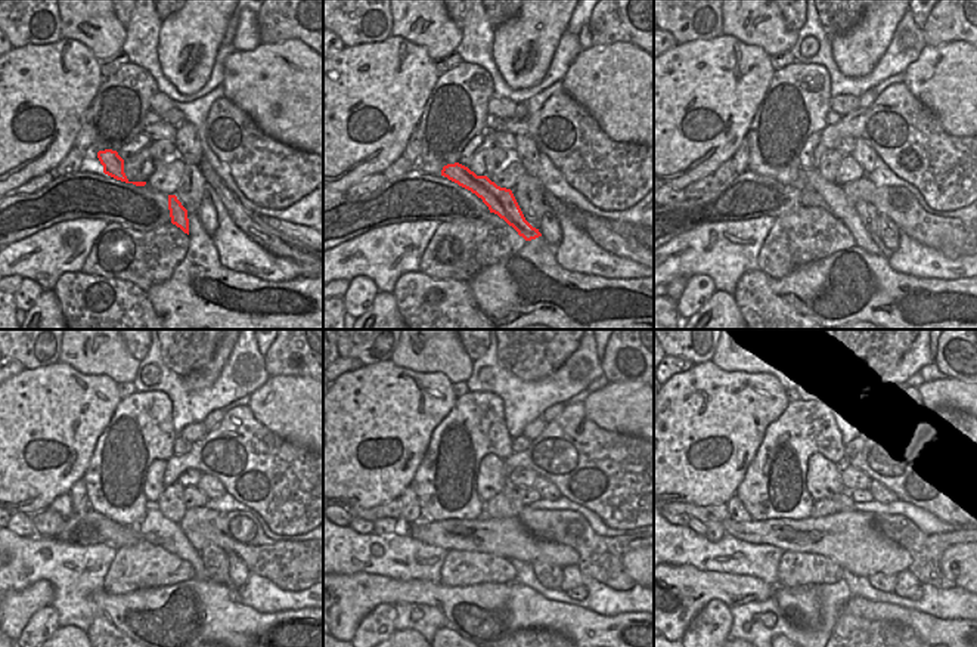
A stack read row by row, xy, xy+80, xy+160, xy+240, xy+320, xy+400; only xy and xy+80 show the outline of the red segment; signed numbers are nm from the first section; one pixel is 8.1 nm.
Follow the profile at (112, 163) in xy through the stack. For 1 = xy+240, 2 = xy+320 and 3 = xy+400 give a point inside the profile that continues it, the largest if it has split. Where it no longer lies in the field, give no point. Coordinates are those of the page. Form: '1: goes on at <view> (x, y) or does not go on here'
1: goes on at xy+240 (229, 584)
2: goes on at xy+320 (579, 593)
3: goes on at xy+400 (917, 593)

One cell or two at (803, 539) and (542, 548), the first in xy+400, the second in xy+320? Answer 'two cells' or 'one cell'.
one cell

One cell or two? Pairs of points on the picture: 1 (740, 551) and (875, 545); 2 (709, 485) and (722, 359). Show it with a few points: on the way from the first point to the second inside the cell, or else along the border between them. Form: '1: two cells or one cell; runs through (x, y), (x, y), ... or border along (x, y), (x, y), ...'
1: two cells; border along (747, 541), (775, 545), (784, 551)
2: two cells; border along (712, 359), (723, 370), (754, 370)

